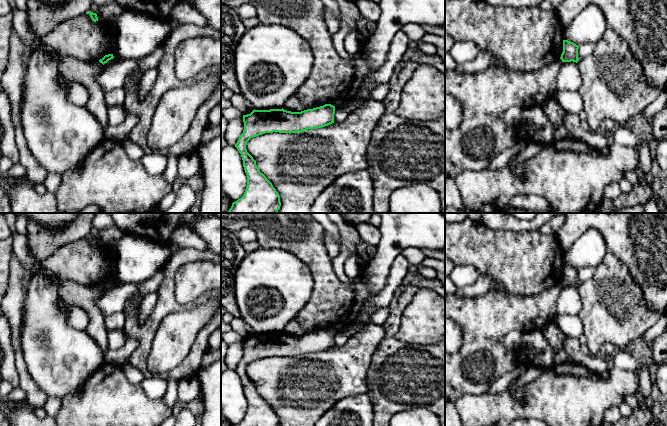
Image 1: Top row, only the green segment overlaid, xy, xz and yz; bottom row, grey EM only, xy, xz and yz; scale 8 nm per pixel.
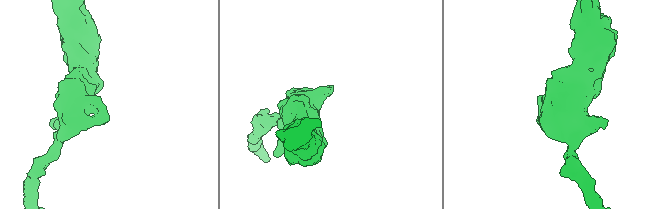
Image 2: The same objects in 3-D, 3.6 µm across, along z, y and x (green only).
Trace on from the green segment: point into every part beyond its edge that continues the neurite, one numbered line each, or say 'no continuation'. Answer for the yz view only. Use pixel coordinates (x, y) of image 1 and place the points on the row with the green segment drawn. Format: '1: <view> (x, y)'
no continuation

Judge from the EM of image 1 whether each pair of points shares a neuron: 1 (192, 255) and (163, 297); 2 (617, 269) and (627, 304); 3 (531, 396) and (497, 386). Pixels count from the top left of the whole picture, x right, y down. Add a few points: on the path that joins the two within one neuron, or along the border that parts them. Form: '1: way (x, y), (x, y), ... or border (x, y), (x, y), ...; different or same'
1: way (180, 260), (170, 270), (167, 285); same
2: way (617, 278), (618, 295); same
3: border (507, 387), (494, 393), (486, 393); different

